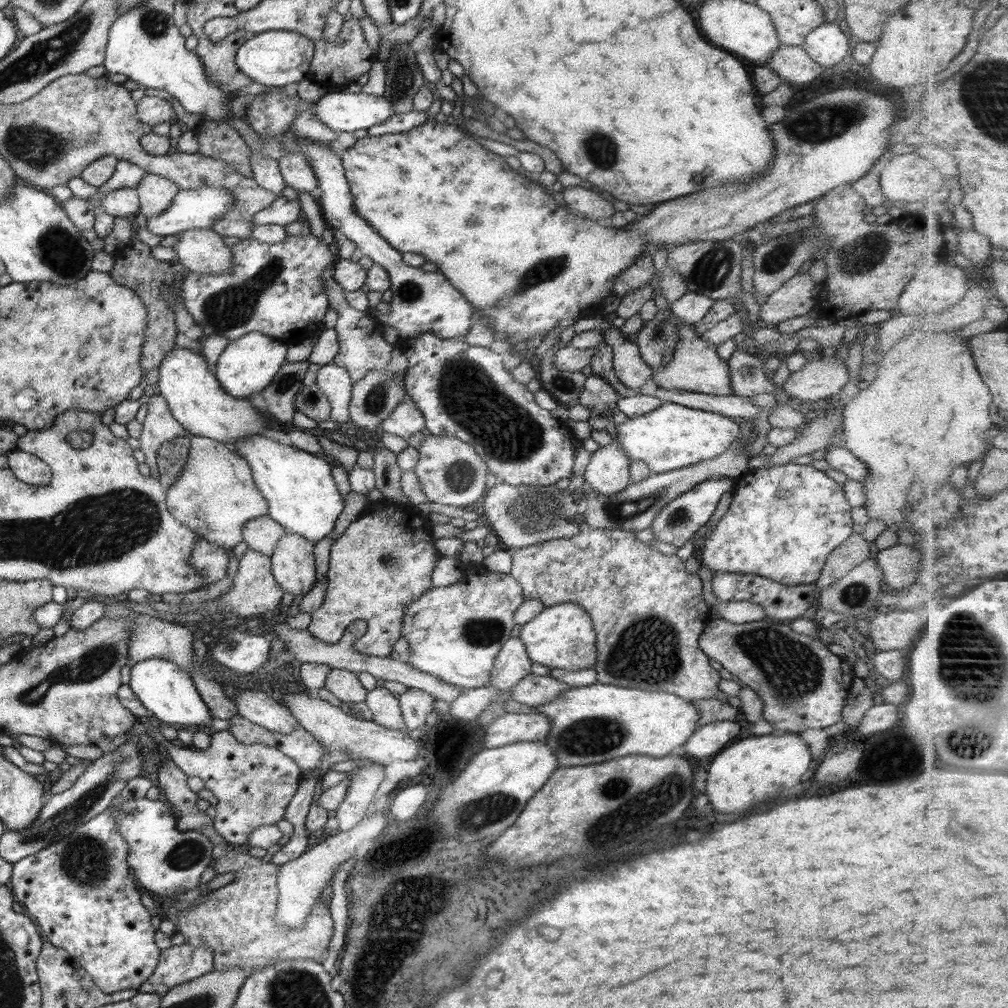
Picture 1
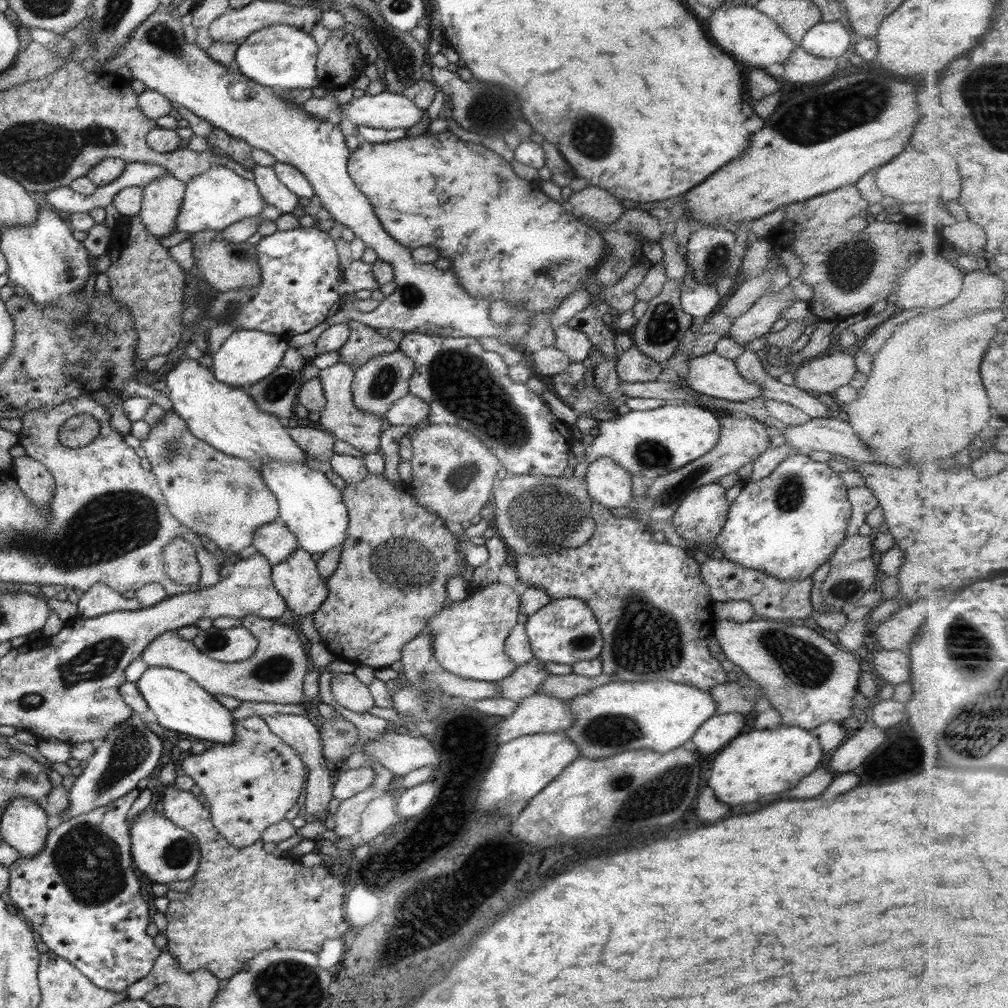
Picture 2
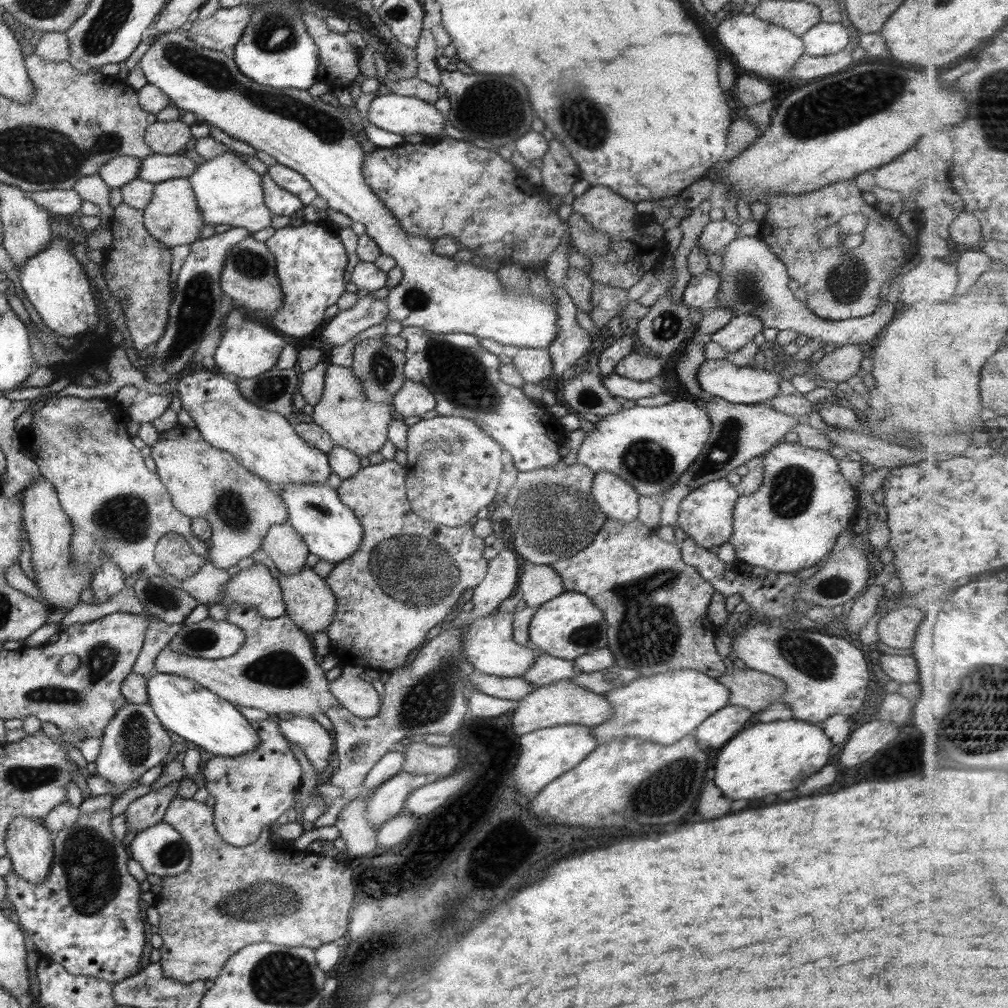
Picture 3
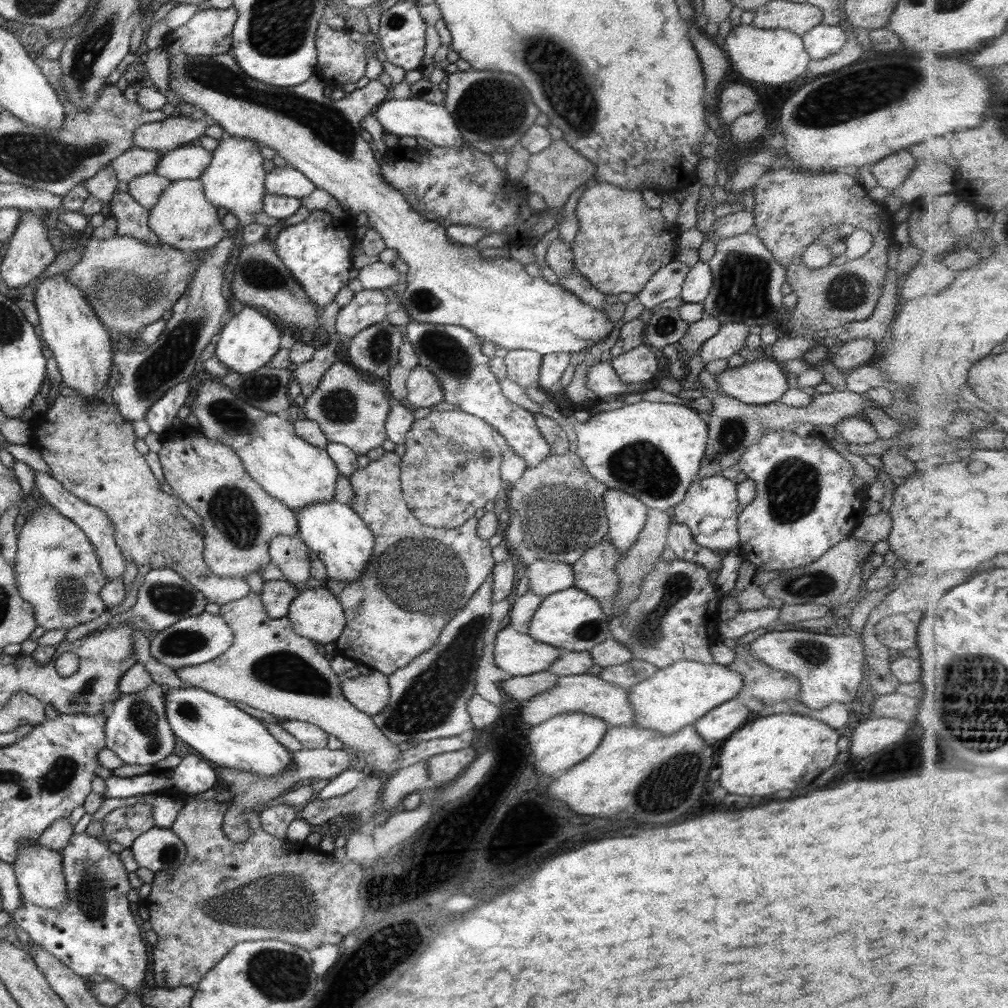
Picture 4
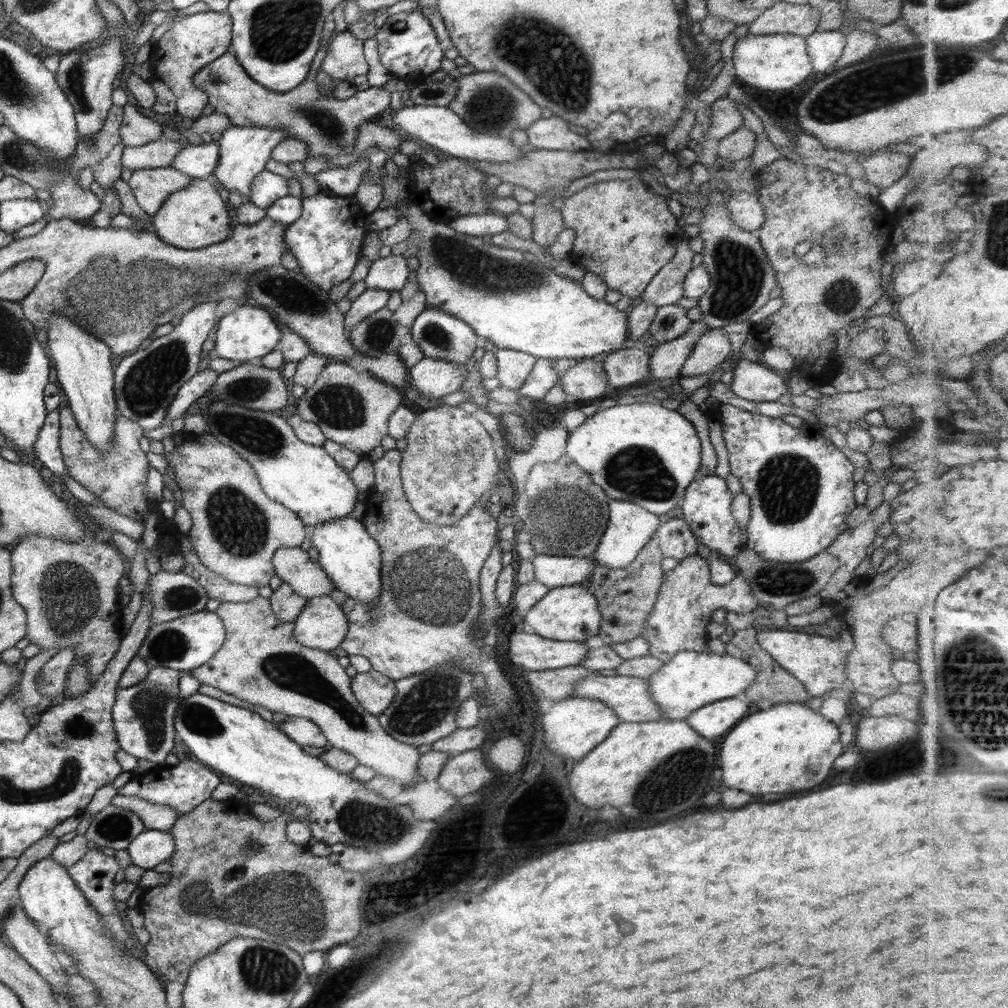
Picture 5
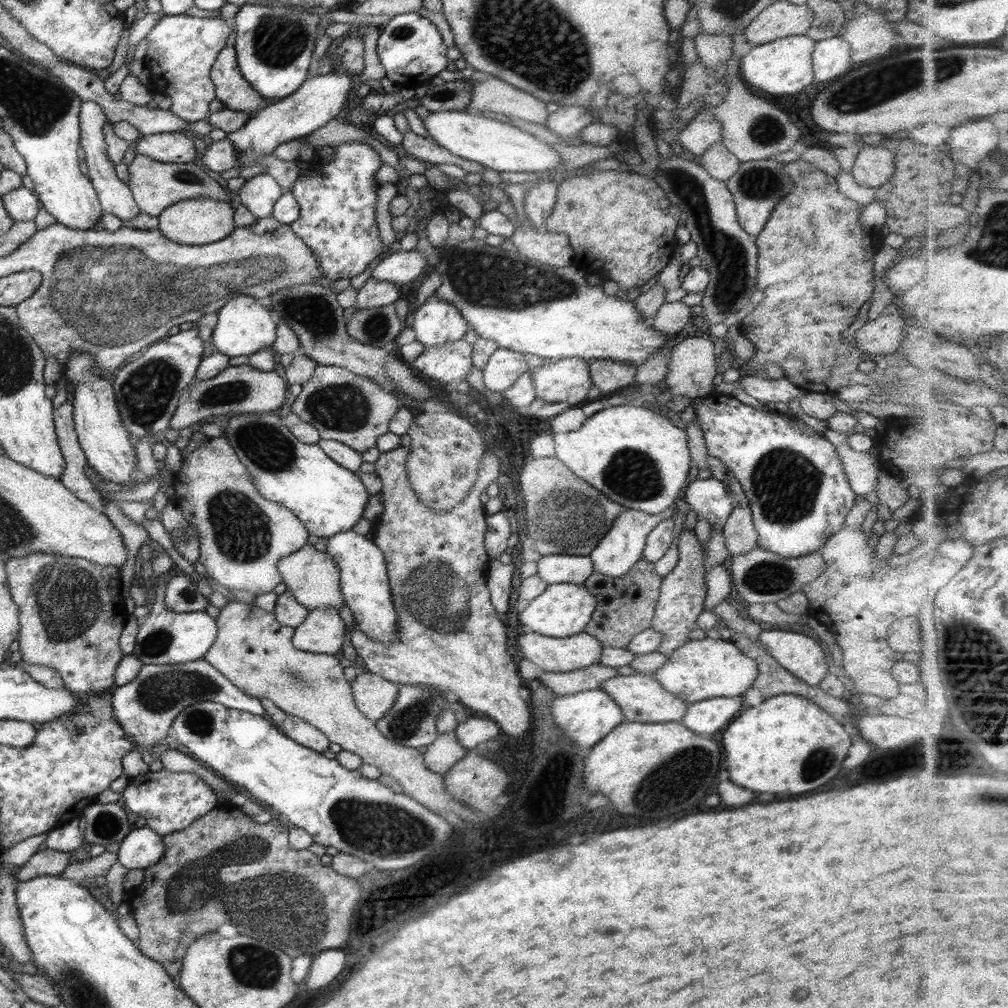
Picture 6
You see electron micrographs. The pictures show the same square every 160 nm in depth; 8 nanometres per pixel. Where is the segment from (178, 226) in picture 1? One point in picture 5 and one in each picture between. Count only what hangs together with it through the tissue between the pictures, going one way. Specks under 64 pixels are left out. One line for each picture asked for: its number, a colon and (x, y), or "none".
2: (215, 199)
3: (226, 191)
4: (234, 179)
5: (243, 151)

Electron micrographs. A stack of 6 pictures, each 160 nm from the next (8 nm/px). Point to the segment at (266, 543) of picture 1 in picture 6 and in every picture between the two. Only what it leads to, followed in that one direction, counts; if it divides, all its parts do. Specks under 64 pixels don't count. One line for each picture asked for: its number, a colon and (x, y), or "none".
2: (272, 540)
3: (286, 549)
4: (288, 553)
5: (293, 566)
6: (312, 577)

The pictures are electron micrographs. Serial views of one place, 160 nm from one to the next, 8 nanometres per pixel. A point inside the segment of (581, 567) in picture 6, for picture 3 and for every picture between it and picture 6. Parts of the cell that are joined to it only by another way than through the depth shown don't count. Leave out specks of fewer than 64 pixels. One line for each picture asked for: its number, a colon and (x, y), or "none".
3: (538, 584)
4: (544, 576)
5: (552, 571)

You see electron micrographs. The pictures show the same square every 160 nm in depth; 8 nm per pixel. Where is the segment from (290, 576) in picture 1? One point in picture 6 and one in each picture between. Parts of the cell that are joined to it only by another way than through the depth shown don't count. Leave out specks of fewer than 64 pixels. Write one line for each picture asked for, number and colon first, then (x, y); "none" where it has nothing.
2: (295, 578)
3: (309, 603)
4: (315, 613)
5: (320, 624)
6: (322, 630)

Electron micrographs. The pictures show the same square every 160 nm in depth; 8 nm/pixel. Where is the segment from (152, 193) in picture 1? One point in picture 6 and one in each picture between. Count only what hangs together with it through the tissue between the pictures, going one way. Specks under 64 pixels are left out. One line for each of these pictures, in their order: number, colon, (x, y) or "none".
2: (161, 198)
3: (171, 216)
4: (181, 218)
5: (193, 217)
6: (195, 221)

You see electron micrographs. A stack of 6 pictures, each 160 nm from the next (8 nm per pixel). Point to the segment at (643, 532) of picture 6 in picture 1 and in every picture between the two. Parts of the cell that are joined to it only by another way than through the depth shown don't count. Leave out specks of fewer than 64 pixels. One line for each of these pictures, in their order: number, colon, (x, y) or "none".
1: (607, 471)
2: (607, 483)
3: (616, 499)
4: (625, 513)
5: (629, 527)

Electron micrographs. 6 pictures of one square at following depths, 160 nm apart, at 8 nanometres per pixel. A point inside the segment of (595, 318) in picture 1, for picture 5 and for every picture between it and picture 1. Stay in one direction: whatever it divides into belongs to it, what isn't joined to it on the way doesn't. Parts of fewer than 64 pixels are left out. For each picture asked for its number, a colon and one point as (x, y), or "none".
2: (632, 366)
3: (641, 368)
4: (638, 365)
5: (627, 366)

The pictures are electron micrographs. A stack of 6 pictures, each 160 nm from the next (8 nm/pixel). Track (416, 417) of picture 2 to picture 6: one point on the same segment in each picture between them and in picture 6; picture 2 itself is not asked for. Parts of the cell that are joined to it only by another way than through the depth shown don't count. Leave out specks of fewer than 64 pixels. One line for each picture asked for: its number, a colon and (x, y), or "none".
3: (412, 399)
4: (423, 391)
5: (434, 378)
6: (450, 363)

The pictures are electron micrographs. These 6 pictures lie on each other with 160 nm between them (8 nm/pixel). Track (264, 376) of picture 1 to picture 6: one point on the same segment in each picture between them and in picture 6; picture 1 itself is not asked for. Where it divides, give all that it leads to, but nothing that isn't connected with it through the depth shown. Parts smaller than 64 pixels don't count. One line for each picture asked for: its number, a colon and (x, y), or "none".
2: (246, 357)
3: (247, 351)
4: (247, 342)
5: (248, 333)
6: (245, 326)

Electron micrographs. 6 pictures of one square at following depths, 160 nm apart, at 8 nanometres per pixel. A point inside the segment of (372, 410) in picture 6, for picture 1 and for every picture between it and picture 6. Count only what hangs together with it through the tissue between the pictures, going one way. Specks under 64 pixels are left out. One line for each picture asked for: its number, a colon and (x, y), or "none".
1: (333, 381)
2: (359, 429)
3: (351, 421)
4: (349, 411)
5: (351, 409)

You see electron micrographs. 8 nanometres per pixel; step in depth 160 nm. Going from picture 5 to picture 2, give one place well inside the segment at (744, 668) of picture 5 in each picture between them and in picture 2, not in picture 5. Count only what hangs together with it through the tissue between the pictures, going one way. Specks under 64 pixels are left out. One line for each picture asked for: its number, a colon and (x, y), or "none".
2: (659, 715)
3: (662, 708)
4: (672, 697)

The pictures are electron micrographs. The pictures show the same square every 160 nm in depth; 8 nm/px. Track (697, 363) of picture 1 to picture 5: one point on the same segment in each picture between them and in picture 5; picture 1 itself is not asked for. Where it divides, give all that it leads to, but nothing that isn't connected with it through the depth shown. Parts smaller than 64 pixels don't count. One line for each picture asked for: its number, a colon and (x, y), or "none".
2: (709, 374)
3: (738, 385)
4: (759, 382)
5: (751, 381)

